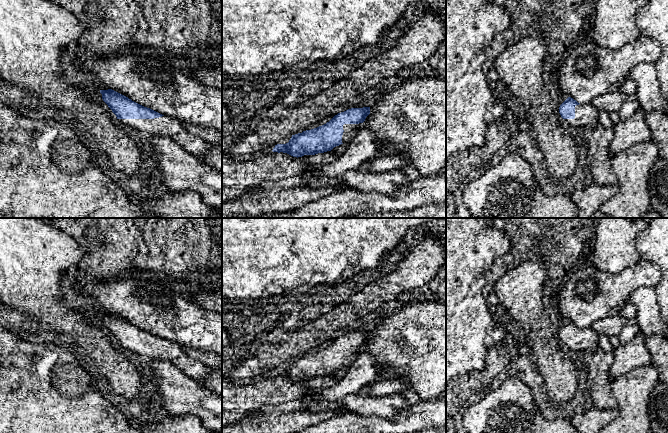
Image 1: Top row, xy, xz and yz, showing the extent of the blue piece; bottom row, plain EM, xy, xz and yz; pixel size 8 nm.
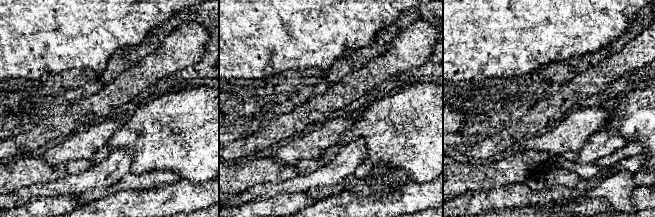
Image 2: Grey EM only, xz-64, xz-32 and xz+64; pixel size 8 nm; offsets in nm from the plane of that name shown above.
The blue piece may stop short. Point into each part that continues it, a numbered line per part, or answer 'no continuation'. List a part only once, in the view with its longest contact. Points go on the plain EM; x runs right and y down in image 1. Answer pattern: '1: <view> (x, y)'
1: xy (172, 351)

